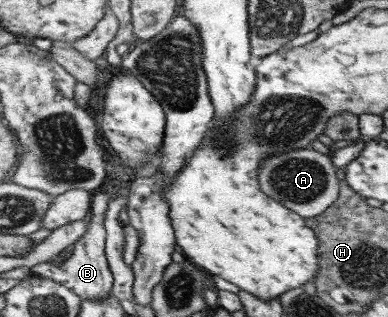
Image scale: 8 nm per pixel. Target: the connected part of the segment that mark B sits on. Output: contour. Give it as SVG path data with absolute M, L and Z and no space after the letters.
M102 186L101 190L91 194L91 197L93 199L92 208L86 217L85 234L75 244L71 256L58 266L53 266L49 262L40 263L33 266L31 272L42 277L55 279L59 284L73 290L75 294L81 297L81 300L103 300L103 298L107 298L107 294L112 287L112 273L104 256L105 230L103 230L103 219L105 219L109 198Z

